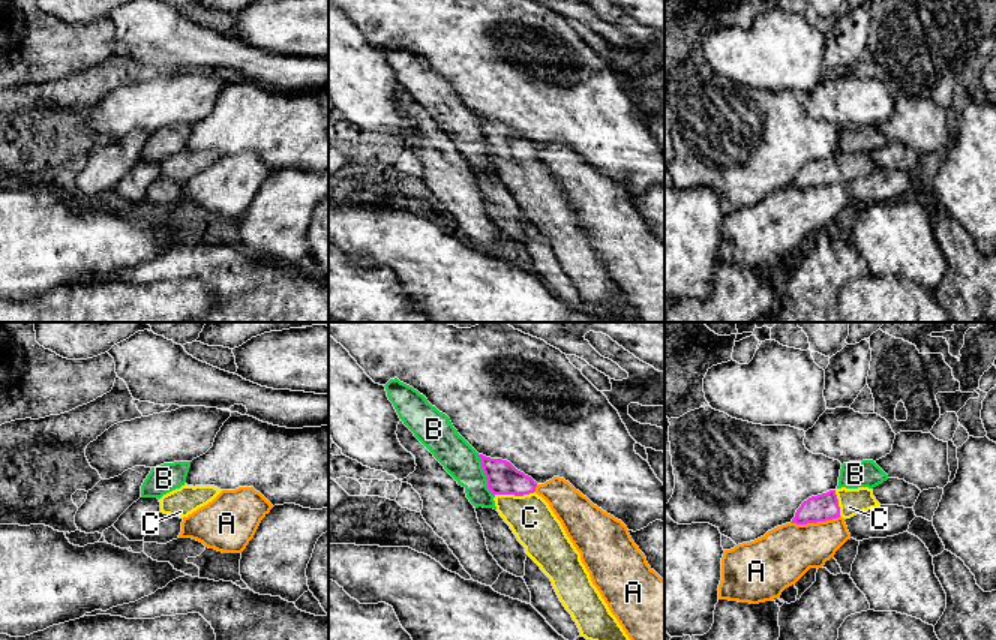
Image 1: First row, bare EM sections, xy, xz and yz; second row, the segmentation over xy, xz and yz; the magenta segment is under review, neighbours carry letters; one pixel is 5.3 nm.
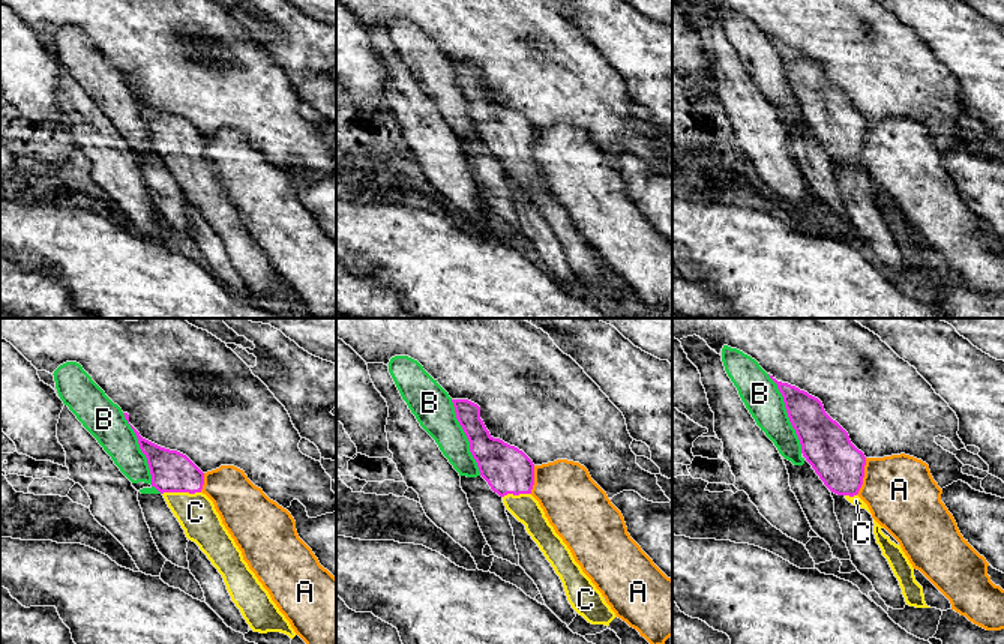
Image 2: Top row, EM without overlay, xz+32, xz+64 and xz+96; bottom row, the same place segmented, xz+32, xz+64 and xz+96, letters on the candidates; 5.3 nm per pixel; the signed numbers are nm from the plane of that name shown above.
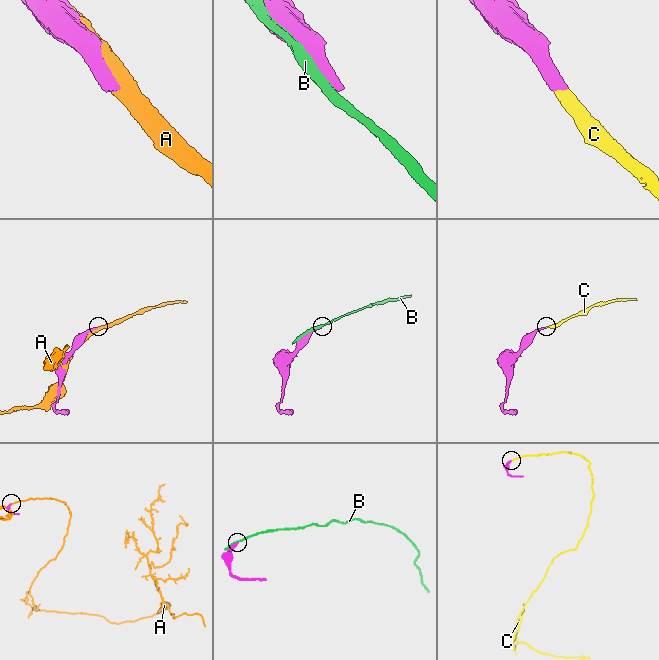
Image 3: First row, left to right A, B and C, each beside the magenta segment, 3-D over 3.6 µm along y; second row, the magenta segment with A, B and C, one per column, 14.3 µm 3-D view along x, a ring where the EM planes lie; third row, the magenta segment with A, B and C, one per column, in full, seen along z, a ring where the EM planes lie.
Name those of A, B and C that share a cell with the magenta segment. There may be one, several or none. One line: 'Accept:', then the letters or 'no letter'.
Accept: C

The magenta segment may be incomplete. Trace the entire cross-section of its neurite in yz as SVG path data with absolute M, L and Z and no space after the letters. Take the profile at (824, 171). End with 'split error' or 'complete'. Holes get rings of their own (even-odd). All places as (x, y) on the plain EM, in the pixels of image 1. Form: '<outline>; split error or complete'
M868 151L837 153L812 160L801 168L790 187L807 189L837 181L850 183L860 177L880 171Z; split error

